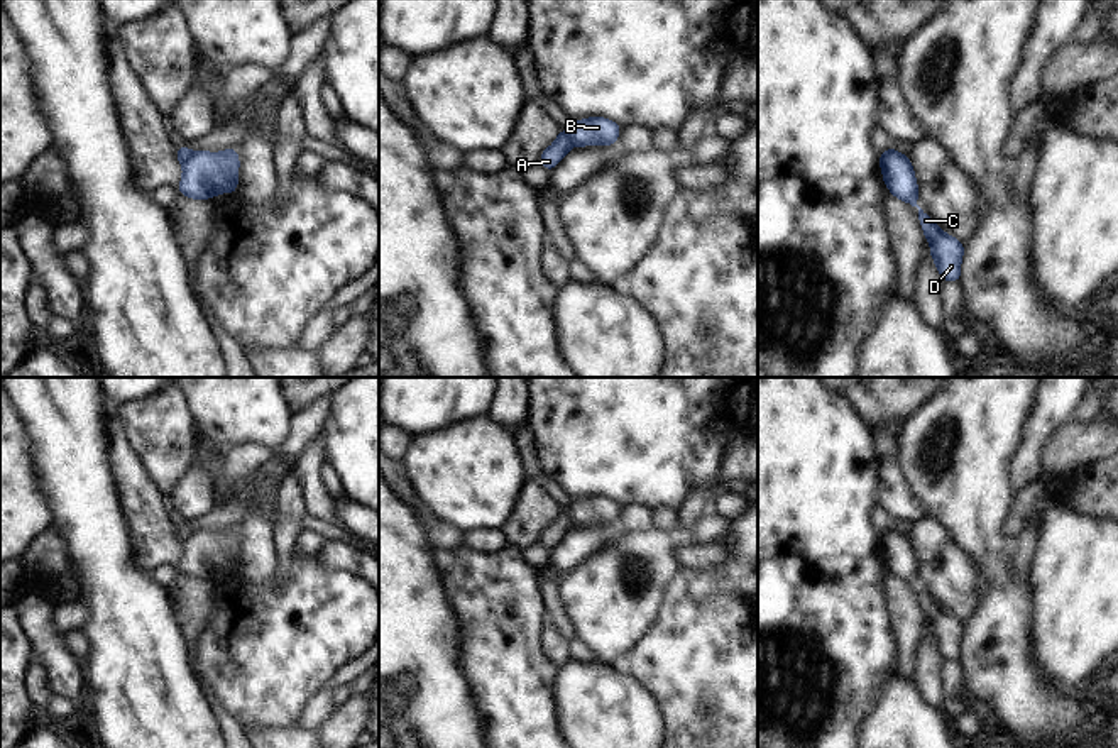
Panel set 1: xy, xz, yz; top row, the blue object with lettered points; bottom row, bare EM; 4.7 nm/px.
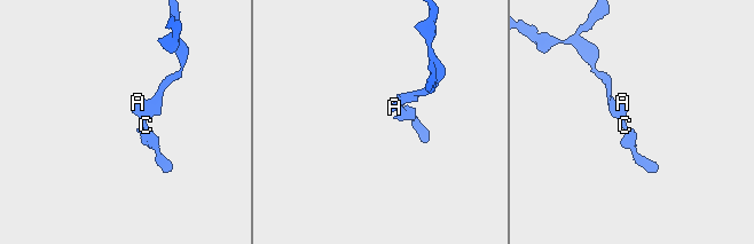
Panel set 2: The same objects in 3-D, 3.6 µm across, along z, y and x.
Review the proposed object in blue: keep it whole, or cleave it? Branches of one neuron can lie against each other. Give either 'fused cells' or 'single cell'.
fused cells

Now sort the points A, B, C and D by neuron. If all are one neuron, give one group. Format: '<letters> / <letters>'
A C D / B

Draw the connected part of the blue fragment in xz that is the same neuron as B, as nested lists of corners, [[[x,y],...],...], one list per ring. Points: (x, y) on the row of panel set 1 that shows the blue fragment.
[[[589,117],[585,120],[572,120],[567,134],[572,146],[616,146],[621,125],[606,117]]]

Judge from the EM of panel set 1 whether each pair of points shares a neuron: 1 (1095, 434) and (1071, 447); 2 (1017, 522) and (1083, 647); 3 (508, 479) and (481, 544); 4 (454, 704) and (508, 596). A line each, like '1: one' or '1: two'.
1: one
2: two
3: two
4: two

